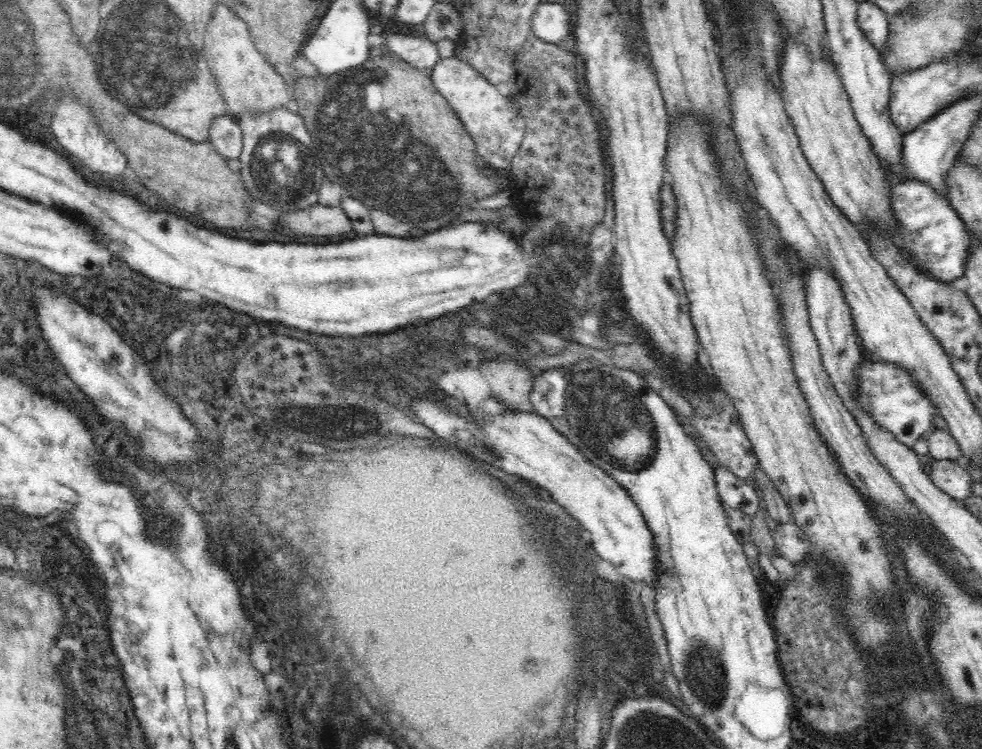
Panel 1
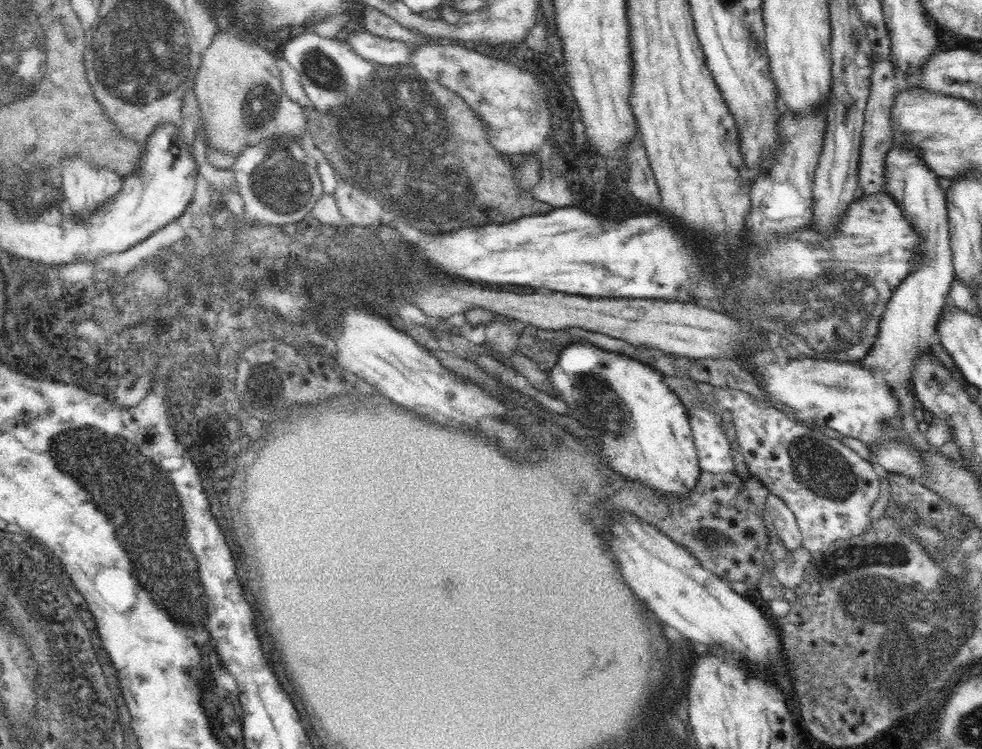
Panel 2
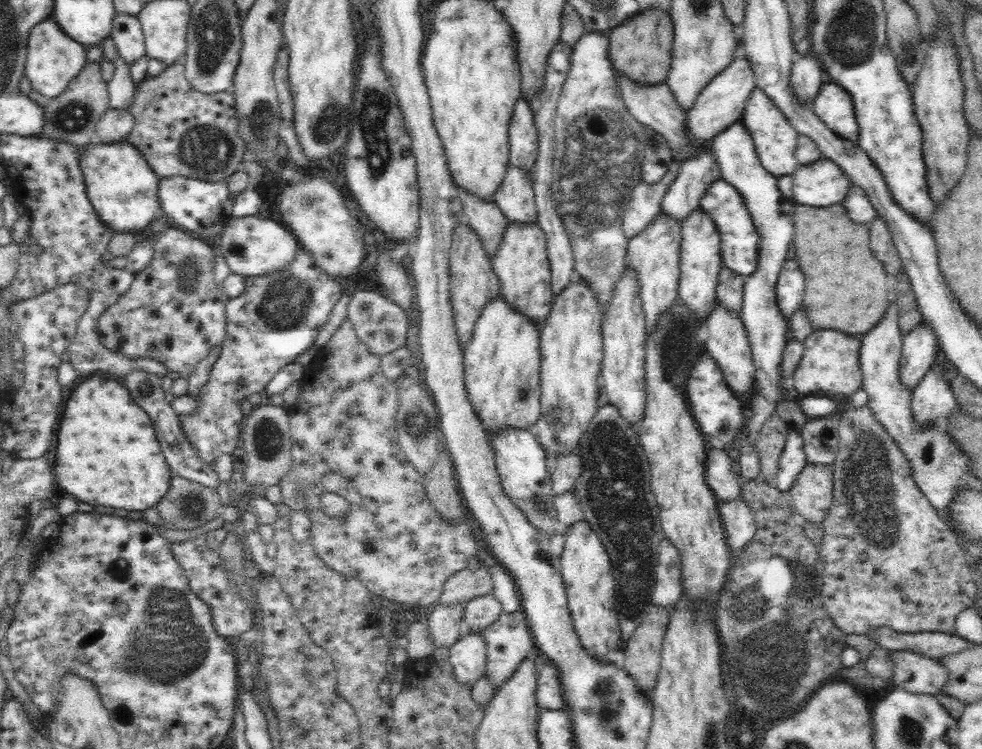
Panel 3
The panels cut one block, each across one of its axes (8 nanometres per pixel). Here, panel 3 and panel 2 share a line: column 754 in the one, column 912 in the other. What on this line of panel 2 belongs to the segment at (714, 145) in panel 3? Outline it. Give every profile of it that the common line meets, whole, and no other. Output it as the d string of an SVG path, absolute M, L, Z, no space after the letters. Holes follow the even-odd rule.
M900 142L887 152L883 175L887 192L899 204L907 222L919 232L922 262L894 290L883 312L881 324L878 327L878 338L870 348L870 352L867 352L860 361L861 365L874 376L881 376L889 390L894 392L894 397L898 397L906 438L922 451L930 449L936 452L939 451L939 447L927 442L925 435L918 429L919 422L914 417L918 401L915 399L912 388L910 380L912 371L910 370L922 354L931 350L931 344L935 341L935 328L939 314L949 298L952 280L954 280L955 269L950 248L946 190L938 185L940 176L923 163L919 152L909 142Z

